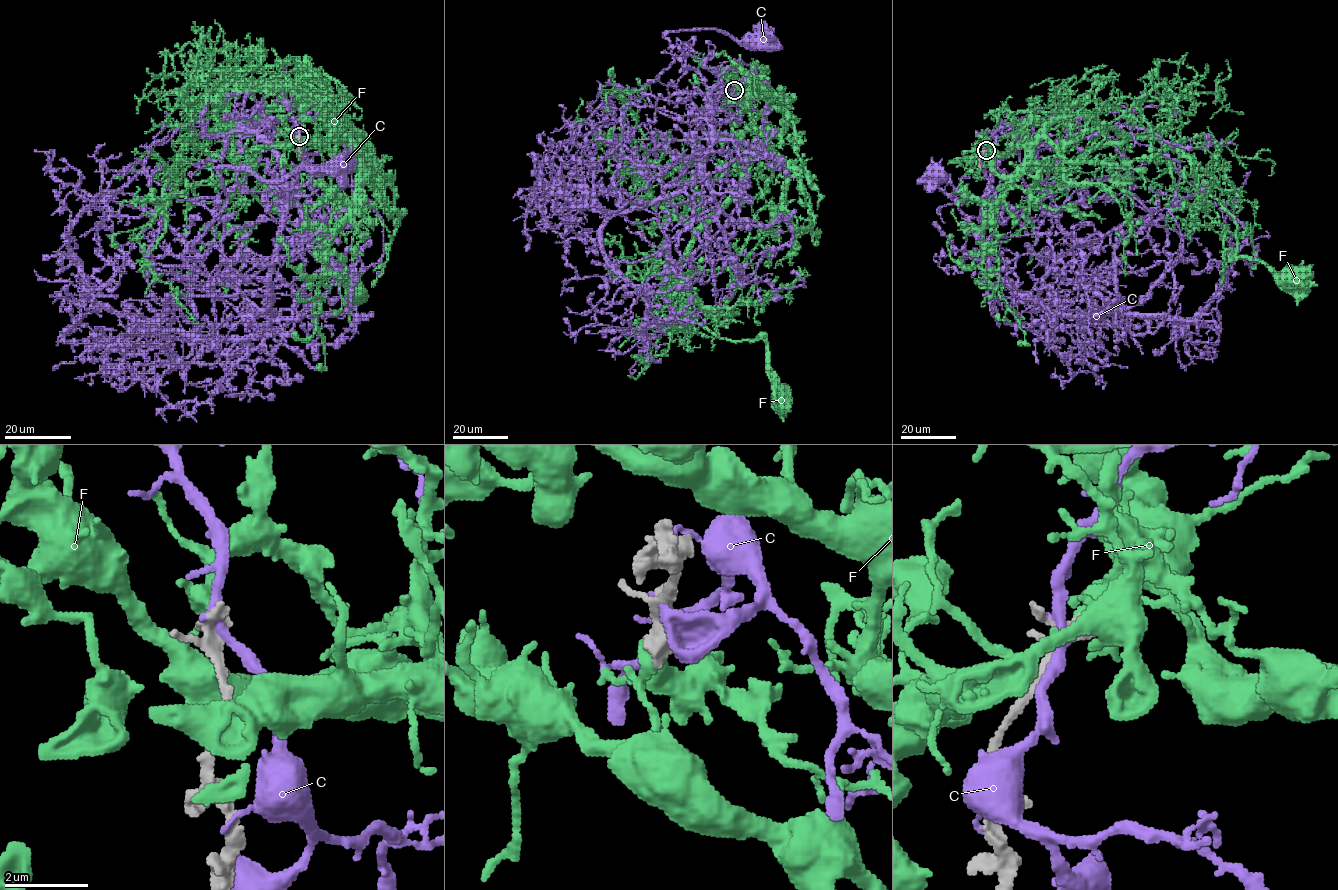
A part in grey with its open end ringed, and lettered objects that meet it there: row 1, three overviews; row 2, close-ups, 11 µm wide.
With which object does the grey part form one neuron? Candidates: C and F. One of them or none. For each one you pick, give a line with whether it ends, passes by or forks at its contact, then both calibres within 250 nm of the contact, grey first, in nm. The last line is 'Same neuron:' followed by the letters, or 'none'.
F: it passes by; calibres 380 and 360 nm
Same neuron: F

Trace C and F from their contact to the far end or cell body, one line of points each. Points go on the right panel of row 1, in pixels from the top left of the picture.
C: (983, 150), (985, 254), (1013, 294), (1017, 277), (999, 254), (934, 178), (925, 186), (939, 177)
F: (985, 150), (1005, 153), (1072, 120), (1154, 136), (1234, 217), (1235, 257), (1263, 261), (1291, 280)

